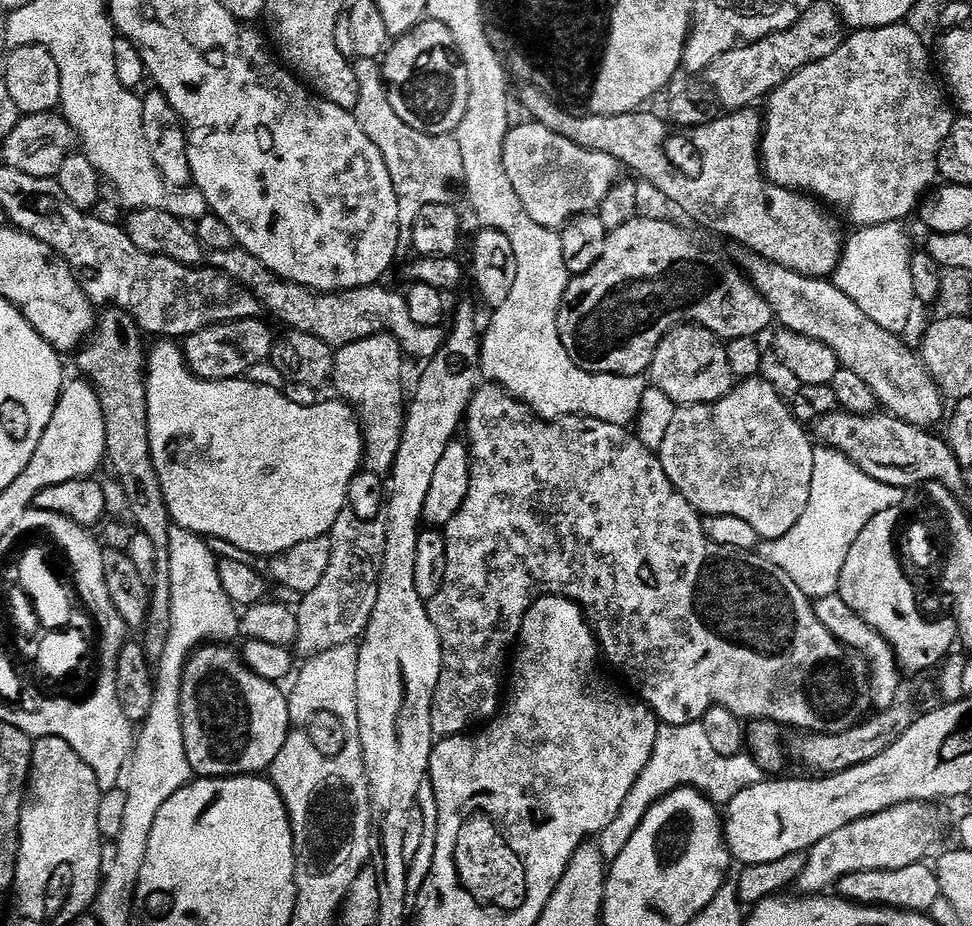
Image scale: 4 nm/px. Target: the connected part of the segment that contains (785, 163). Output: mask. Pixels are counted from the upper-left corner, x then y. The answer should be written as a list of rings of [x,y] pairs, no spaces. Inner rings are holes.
[[[901,22],[881,28],[862,28],[853,31],[841,42],[834,54],[830,54],[829,57],[822,58],[821,61],[814,62],[812,65],[807,65],[800,72],[789,77],[786,82],[777,86],[767,97],[768,109],[763,109],[762,112],[760,162],[768,181],[783,188],[799,190],[817,201],[823,202],[829,209],[837,208],[838,211],[845,212],[849,222],[856,224],[852,226],[857,229],[904,222],[907,221],[906,218],[911,212],[913,215],[917,211],[918,205],[923,201],[926,193],[937,183],[940,148],[946,142],[954,123],[954,108],[946,99],[945,89],[934,71],[933,57],[932,60],[928,57],[928,48],[924,45],[923,38],[906,25],[907,23]]]

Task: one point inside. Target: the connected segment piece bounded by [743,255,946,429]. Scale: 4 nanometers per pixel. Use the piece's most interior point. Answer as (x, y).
(900, 380)

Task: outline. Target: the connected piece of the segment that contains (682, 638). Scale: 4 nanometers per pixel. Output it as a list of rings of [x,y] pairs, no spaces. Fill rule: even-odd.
[[[488,382],[483,386],[477,387],[476,391],[472,393],[472,401],[468,403],[468,411],[466,413],[466,432],[467,428],[468,436],[466,435],[466,443],[468,446],[468,456],[472,460],[472,465],[470,466],[470,488],[466,494],[466,502],[462,502],[462,506],[454,514],[454,518],[443,529],[444,541],[446,542],[446,578],[442,582],[442,590],[438,590],[438,594],[433,600],[427,601],[428,613],[434,622],[434,630],[438,630],[438,638],[442,642],[442,674],[438,678],[438,686],[434,690],[434,698],[432,699],[433,737],[443,738],[467,733],[469,730],[483,725],[485,722],[491,720],[493,716],[497,715],[498,709],[502,704],[500,679],[503,676],[505,679],[506,665],[510,660],[510,649],[513,647],[514,638],[519,637],[524,615],[530,610],[532,602],[539,600],[542,596],[567,596],[569,600],[583,607],[584,616],[588,619],[588,625],[591,626],[593,634],[596,635],[596,642],[600,645],[603,659],[605,661],[608,659],[636,687],[637,693],[635,692],[635,695],[652,709],[652,713],[656,715],[656,719],[660,721],[661,725],[686,726],[687,724],[695,724],[703,721],[706,710],[714,707],[730,710],[745,722],[771,720],[772,723],[781,726],[787,726],[789,724],[792,728],[798,728],[794,730],[799,730],[801,733],[820,733],[822,735],[842,734],[865,719],[866,713],[868,712],[866,711],[868,704],[870,708],[870,669],[868,665],[864,663],[863,659],[853,655],[847,646],[839,644],[830,634],[830,630],[826,630],[826,626],[822,626],[822,622],[818,622],[813,601],[809,597],[804,596],[802,590],[798,590],[798,586],[794,586],[794,582],[790,582],[790,578],[778,566],[774,566],[767,558],[757,554],[755,551],[739,552],[733,548],[718,546],[714,542],[710,542],[710,538],[704,529],[704,521],[701,513],[697,512],[693,508],[692,503],[672,485],[670,478],[666,478],[666,470],[662,466],[659,455],[650,451],[627,427],[614,426],[610,422],[598,422],[598,418],[590,418],[589,416],[566,416],[563,420],[554,421],[542,420],[531,408],[528,408],[521,402],[521,400],[513,400],[512,395],[505,392],[500,385]]]

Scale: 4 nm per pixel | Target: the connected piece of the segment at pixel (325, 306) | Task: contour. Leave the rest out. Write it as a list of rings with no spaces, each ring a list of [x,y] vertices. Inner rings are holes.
[[[239,246],[211,253],[210,264],[217,273],[230,276],[237,284],[241,284],[259,302],[265,313],[269,312],[274,319],[285,324],[285,329],[310,334],[334,350],[379,332],[388,332],[400,343],[400,349],[409,361],[427,362],[444,345],[445,333],[439,327],[415,323],[410,318],[405,297],[400,292],[391,292],[385,286],[351,288],[345,292],[313,292],[311,288],[304,288],[301,284],[274,275],[265,264],[258,262],[258,258],[254,258],[254,254]]]

